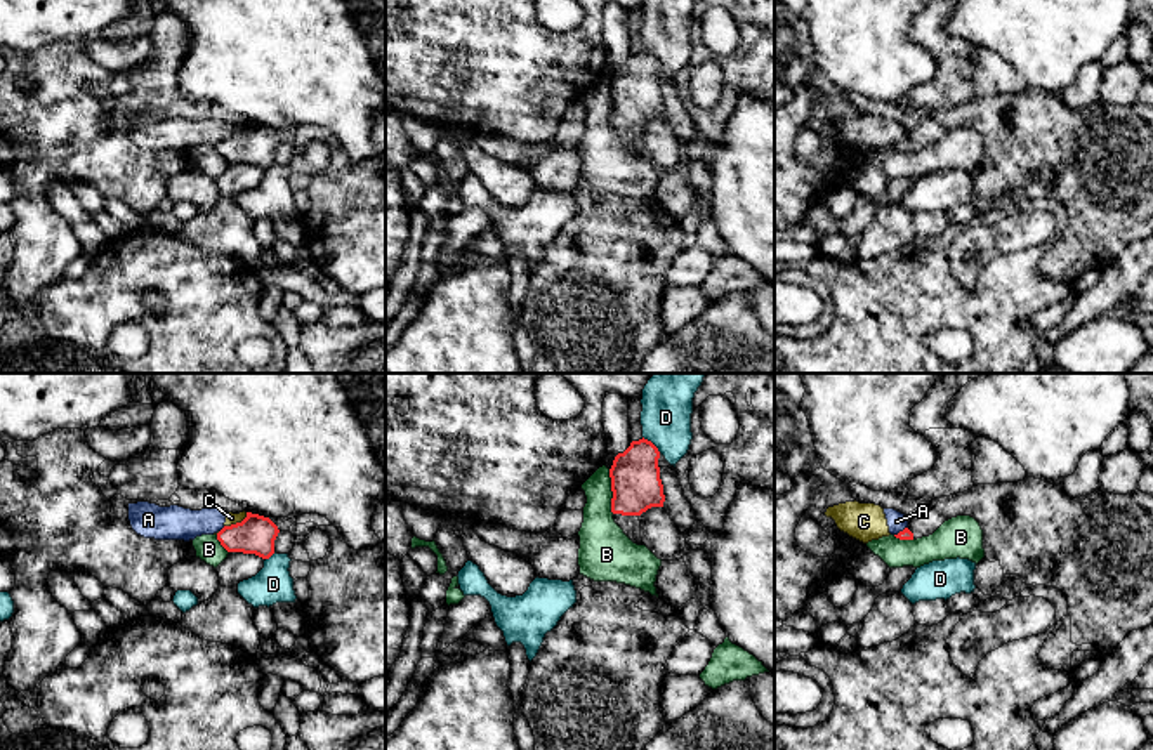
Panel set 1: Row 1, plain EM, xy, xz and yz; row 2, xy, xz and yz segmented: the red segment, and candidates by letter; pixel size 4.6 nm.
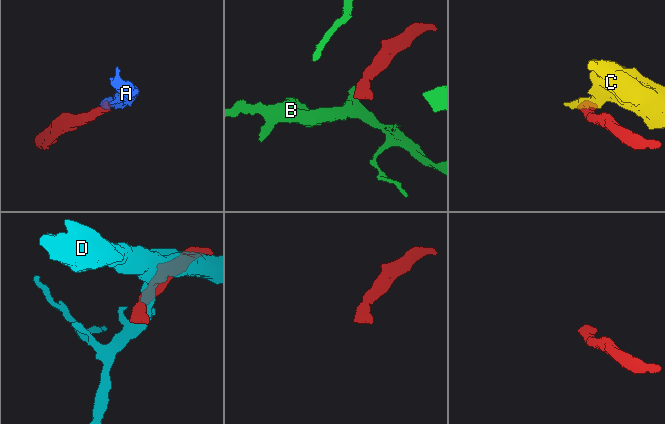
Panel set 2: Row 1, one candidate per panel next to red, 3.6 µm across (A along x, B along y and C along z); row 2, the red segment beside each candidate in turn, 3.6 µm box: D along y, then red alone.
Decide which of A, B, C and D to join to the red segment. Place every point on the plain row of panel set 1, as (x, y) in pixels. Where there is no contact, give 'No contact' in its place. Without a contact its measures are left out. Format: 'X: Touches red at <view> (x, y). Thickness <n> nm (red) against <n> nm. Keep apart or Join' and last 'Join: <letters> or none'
A: Touches red at xy (221, 141). Thickness 180 nm (red) against 160 nm. Keep apart
B: Touches red at xz (612, 101). Thickness 240 nm (red) against 220 nm. Keep apart
C: Touches red at xy (237, 134). Thickness 180 nm (red) against 50 nm. Keep apart
D: Touches red at xz (652, 54). Thickness 240 nm (red) against 240 nm. Keep apart
Join: none

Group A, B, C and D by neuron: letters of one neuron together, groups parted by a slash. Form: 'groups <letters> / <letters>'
groups A C / B / D

